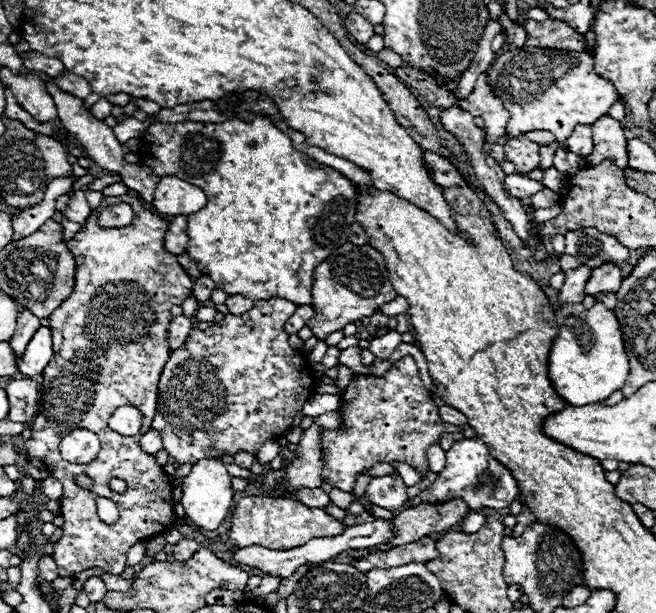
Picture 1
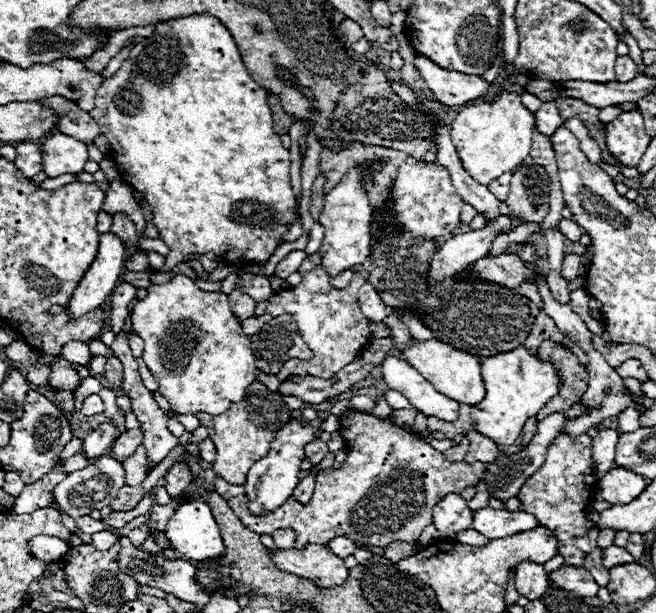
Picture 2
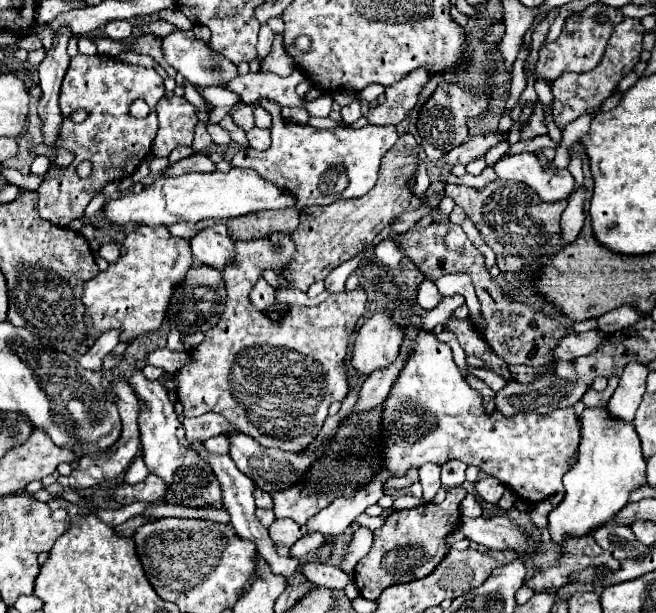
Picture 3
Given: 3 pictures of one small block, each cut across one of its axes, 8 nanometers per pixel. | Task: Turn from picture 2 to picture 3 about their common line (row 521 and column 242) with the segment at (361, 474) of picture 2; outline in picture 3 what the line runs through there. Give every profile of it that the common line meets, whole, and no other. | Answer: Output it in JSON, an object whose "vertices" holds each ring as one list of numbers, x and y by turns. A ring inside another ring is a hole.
{"vertices":[[284,232,236,242,236,264,222,272,228,290,224,316,212,332,206,332,204,342,190,352,190,362,174,376,184,416,218,412,242,434,284,452,304,450,320,432,328,406,348,394,344,376,348,334,354,332,368,298,366,290,358,286,312,308,296,304,288,308,282,322,272,322,254,308,250,290,264,270,280,272,292,260,294,248,290,234],[272,242,282,244,284,252,272,254]]}

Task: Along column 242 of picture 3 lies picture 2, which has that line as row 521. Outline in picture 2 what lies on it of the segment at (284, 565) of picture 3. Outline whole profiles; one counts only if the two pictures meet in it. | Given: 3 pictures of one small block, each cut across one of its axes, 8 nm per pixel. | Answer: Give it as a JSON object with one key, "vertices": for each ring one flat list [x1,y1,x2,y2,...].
{"vertices":[[482,508,474,512,472,528,484,534,486,538,504,538,518,532,526,532,538,526,538,520,528,512,508,512,508,510,494,510]]}

